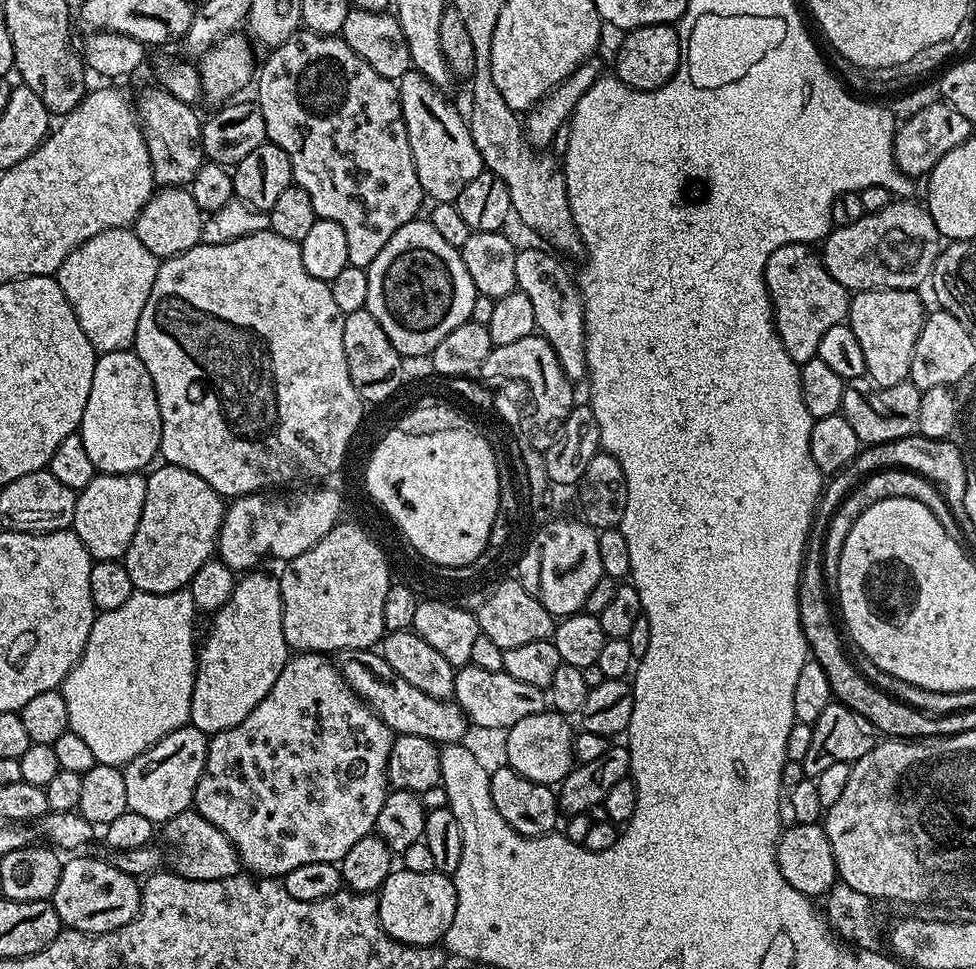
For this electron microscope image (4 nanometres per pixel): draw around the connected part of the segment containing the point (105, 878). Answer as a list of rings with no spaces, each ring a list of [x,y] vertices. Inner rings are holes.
[[[76,854],[64,860],[64,869],[58,878],[58,890],[54,890],[51,902],[58,910],[58,918],[64,928],[82,930],[90,934],[102,934],[126,926],[140,909],[141,885],[137,877],[118,870],[107,859],[95,860],[86,854]]]

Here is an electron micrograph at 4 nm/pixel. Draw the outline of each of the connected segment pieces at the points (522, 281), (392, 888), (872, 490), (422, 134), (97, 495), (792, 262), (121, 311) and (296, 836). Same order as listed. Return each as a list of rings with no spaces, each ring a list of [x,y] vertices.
[[[521,247],[516,253],[514,274],[519,292],[530,298],[534,306],[536,332],[550,342],[554,354],[558,354],[558,362],[562,370],[573,382],[585,379],[586,350],[584,349],[584,299],[580,297],[579,283],[564,269],[559,255],[540,248]]]
[[[394,870],[386,878],[378,893],[380,924],[390,938],[414,948],[436,946],[443,941],[450,922],[454,922],[454,910],[458,906],[456,881],[447,872],[414,874],[414,870]]]
[[[883,468],[881,472],[875,472],[864,477],[849,492],[847,498],[838,505],[836,513],[830,518],[828,528],[824,531],[825,581],[832,582],[836,579],[842,546],[846,542],[846,534],[850,534],[854,522],[858,522],[858,518],[862,518],[862,514],[866,514],[866,510],[870,510],[870,506],[874,506],[874,502],[882,502],[886,498],[910,498],[922,502],[922,506],[926,506],[926,510],[930,510],[930,514],[934,514],[934,518],[938,518],[944,528],[951,529],[953,527],[952,508],[944,501],[944,495],[931,480],[927,480],[926,477],[918,475],[917,472],[911,472],[905,468]]]
[[[409,70],[398,82],[400,89],[400,105],[402,118],[406,122],[406,134],[410,142],[410,154],[414,154],[414,170],[418,170],[418,182],[422,186],[425,197],[432,202],[455,202],[458,194],[466,190],[472,179],[485,171],[478,147],[474,146],[474,139],[468,129],[468,121],[450,101],[444,97],[441,89],[435,88],[421,72]]]
[[[102,472],[92,479],[90,486],[78,493],[71,531],[78,534],[93,561],[120,560],[123,557],[130,546],[130,538],[134,538],[134,530],[138,530],[147,485],[147,479],[140,472]]]
[[[806,244],[778,246],[764,267],[776,333],[782,346],[786,346],[786,354],[798,365],[815,360],[818,342],[822,342],[826,330],[848,319],[850,293],[828,273],[821,253],[814,249]]]
[[[131,227],[94,234],[94,238],[82,242],[62,262],[56,271],[56,281],[97,353],[122,352],[135,345],[138,318],[142,318],[146,298],[154,290],[157,267],[158,257],[138,242]]]
[[[301,652],[289,655],[286,666],[282,666],[282,674],[278,674],[278,682],[270,686],[270,694],[238,722],[238,726],[230,726],[230,730],[215,733],[209,739],[206,766],[202,770],[202,778],[198,778],[194,811],[206,822],[218,826],[226,838],[238,850],[241,865],[249,873],[260,878],[282,878],[294,866],[306,866],[306,862],[330,862],[336,864],[350,851],[350,846],[358,842],[358,838],[373,835],[378,818],[378,810],[382,810],[382,802],[389,794],[390,785],[386,774],[386,762],[390,758],[390,746],[394,733],[380,721],[375,712],[357,696],[351,686],[345,682],[339,668],[327,655],[318,652]]]

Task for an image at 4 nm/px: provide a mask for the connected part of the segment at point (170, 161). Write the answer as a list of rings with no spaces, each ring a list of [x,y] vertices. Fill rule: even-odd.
[[[156,86],[154,90],[138,104],[138,119],[144,129],[146,146],[152,163],[152,173],[157,185],[166,188],[182,188],[191,185],[194,174],[206,162],[204,147],[200,141],[202,116],[193,105],[174,98],[174,94],[165,92]]]

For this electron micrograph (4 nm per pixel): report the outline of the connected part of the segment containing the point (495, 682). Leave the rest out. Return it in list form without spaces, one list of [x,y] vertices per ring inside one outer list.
[[[472,663],[456,669],[454,678],[454,702],[464,711],[469,721],[478,726],[502,727],[508,729],[530,714],[545,711],[546,692],[538,686],[529,686],[527,682],[518,682],[510,674],[478,670]]]

